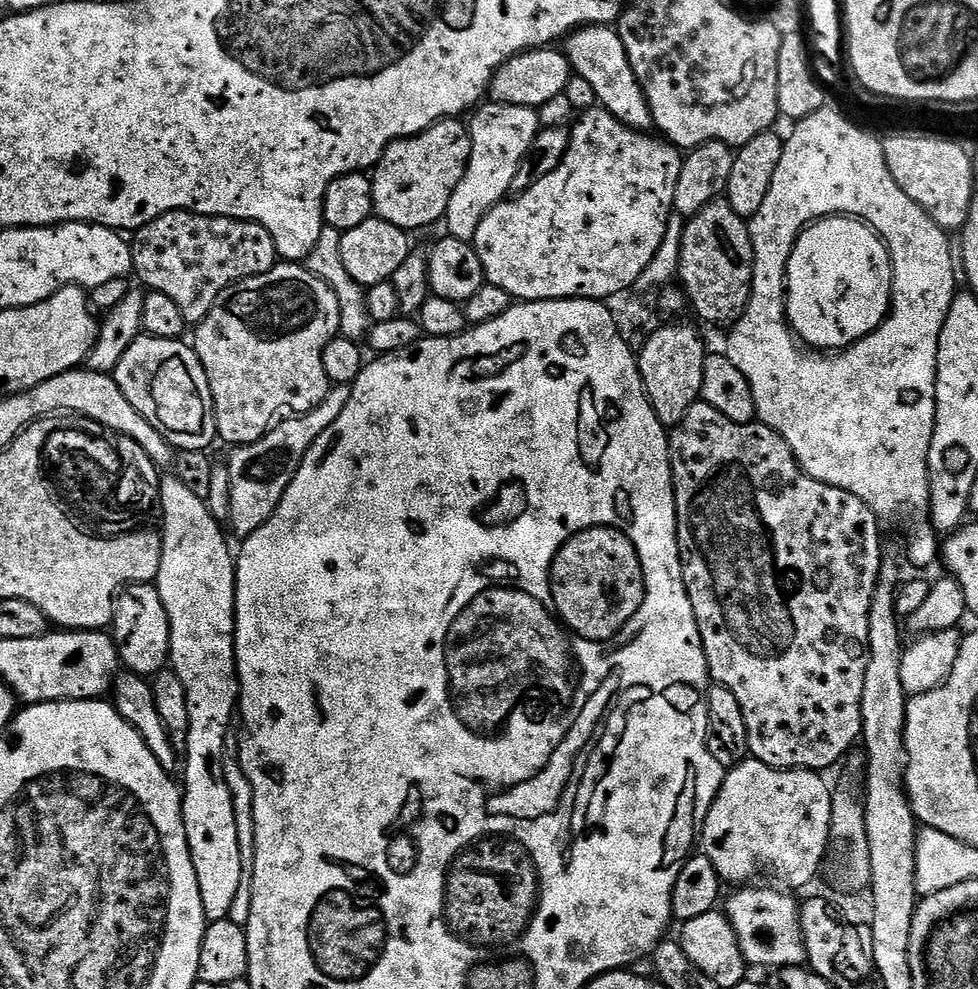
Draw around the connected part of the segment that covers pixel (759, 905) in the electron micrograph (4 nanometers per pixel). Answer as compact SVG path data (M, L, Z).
M744 886L728 900L726 915L738 934L738 946L753 969L799 968L805 963L804 939L800 929L800 904L787 891Z

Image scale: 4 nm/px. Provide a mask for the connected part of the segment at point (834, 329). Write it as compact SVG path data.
M843 214L826 216L801 232L788 259L786 319L789 328L809 349L849 348L876 331L888 319L891 306L892 255L888 253L887 244L864 221Z

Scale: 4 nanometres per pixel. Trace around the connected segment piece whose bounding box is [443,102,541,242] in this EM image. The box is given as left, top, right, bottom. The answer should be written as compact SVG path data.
M484 102L471 113L471 116L472 120L470 119L468 124L468 137L472 143L470 158L466 170L462 174L462 182L458 182L454 194L450 194L450 206L446 206L443 218L443 223L448 224L447 235L469 242L475 241L476 231L482 222L482 218L486 218L489 210L512 192L514 174L518 174L518 166L522 162L526 150L530 150L530 142L534 142L534 138L540 133L541 129L539 111L526 106Z

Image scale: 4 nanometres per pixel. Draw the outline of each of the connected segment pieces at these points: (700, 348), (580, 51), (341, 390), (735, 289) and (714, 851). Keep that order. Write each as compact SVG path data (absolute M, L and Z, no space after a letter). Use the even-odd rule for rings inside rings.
M664 324L649 335L645 349L638 356L640 377L644 383L644 394L665 429L671 430L686 418L690 406L700 400L702 370L704 369L704 340L692 324Z
M589 24L583 28L578 28L563 41L562 51L567 56L573 73L586 78L586 82L590 82L590 86L594 86L594 94L596 95L599 107L604 108L610 114L614 114L626 126L631 128L648 130L653 127L652 115L648 109L644 91L634 74L634 70L630 66L630 58L626 54L626 46L622 46L622 38L616 33L615 27L603 24Z
M348 386L329 387L326 398L322 398L317 408L284 418L292 420L281 419L268 429L268 433L261 440L253 444L239 445L233 451L236 453L230 458L227 457L226 463L230 470L230 518L227 523L240 538L254 534L271 518L310 446L314 446L318 437L336 421L338 414L346 410L346 402L350 402L351 393L352 389Z
M726 198L702 206L698 214L687 217L682 234L682 258L680 259L679 287L682 289L690 308L696 311L697 321L705 320L716 328L731 329L742 318L752 296L752 279L754 278L754 246L750 238L748 220L730 206Z
M751 758L746 759L746 760L742 761L742 763L740 763L738 766L734 766L733 768L729 768L729 769L727 769L727 771L725 771L724 781L722 782L722 786L718 790L718 794L714 798L714 802L710 806L710 810L706 814L706 818L704 819L704 823L701 824L699 829L698 829L698 844L699 844L699 847L702 849L702 854L706 858L710 858L710 862L714 862L714 870L718 870L718 874L720 875L720 879L721 879L721 881L723 881L723 883L725 885L728 885L728 884L736 884L736 885L732 885L732 886L747 885L749 882L755 881L755 880L752 880L752 879L755 878L756 871L758 871L759 868L769 868L770 871L776 872L777 878L781 880L781 882L779 881L779 883L781 885L789 884L789 886L784 885L784 886L787 886L789 889L806 887L807 884L810 883L811 880L814 879L815 876L819 874L819 872L820 872L820 863L823 862L824 855L826 855L827 852L828 852L828 844L829 844L829 848L830 848L830 841L832 840L832 801L834 799L833 789L831 789L831 790L828 789L827 782L824 781L823 778L820 777L820 776L823 776L823 775L821 775L821 773L819 771L816 771L816 770L805 770L805 769L802 769L802 768L790 768L790 769L771 768L770 766L766 766L760 760L754 760L754 759L751 759Z

